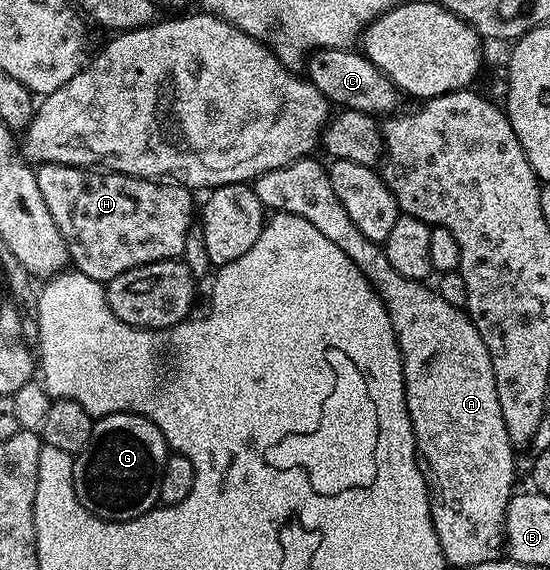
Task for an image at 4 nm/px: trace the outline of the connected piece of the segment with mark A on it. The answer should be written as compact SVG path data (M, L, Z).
M316 157L296 159L289 167L279 167L273 171L268 171L256 178L254 186L258 201L263 203L265 208L271 209L273 212L289 211L300 217L306 217L306 221L310 221L310 225L314 225L314 229L318 229L318 233L322 233L329 241L334 241L338 245L338 249L342 249L342 253L346 253L346 257L350 257L350 261L354 261L354 265L358 265L360 272L368 279L368 284L378 292L380 299L384 302L384 306L388 308L388 316L396 334L396 344L400 346L400 358L404 361L404 400L406 401L408 416L412 422L412 432L416 438L416 454L426 468L426 482L430 488L430 502L432 505L432 520L434 521L434 529L438 533L438 541L440 543L460 543L460 539L466 537L464 535L464 519L460 521L460 515L462 515L460 513L460 507L464 507L460 503L460 501L464 501L464 495L460 495L460 491L466 491L466 493L468 491L474 491L472 497L470 495L466 497L468 501L472 499L472 515L474 515L472 517L474 519L474 527L472 529L476 529L476 511L486 511L486 513L490 511L494 515L494 517L490 517L492 523L486 523L486 525L490 525L492 531L498 533L498 529L505 529L504 522L508 517L508 503L512 500L514 494L514 488L512 488L512 474L516 471L515 465L512 464L514 448L511 441L508 440L506 421L502 421L502 405L498 405L498 389L494 385L494 365L492 364L492 358L482 341L482 337L478 333L478 329L473 325L472 320L468 318L467 314L461 308L450 305L450 301L443 299L427 282L411 279L410 277L402 277L402 273L398 273L398 269L394 269L394 265L390 265L383 246L370 241L370 237L366 237L366 233L362 233L362 229L358 229L358 225L354 225L354 221L350 221L350 213L346 213L346 209L342 209L342 201L338 201L338 193L334 193L334 189L330 185L328 167L325 164L320 164L316 160Z

